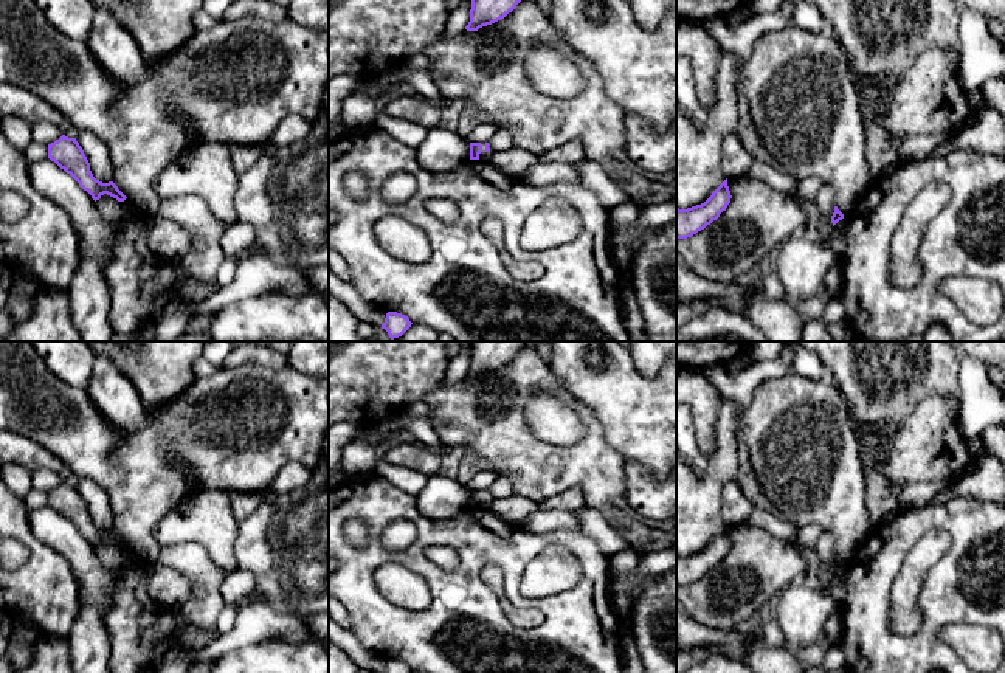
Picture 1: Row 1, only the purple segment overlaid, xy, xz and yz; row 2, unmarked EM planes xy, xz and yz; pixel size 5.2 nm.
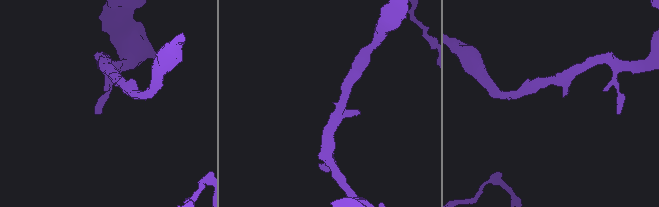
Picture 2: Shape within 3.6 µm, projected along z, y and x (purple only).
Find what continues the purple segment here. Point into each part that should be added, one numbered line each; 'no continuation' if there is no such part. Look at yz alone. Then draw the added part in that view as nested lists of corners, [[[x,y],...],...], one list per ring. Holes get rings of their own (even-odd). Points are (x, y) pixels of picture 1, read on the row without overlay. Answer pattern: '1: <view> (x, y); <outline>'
no continuation

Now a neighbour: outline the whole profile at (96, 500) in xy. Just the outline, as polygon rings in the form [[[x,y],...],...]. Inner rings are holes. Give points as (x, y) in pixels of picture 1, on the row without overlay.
[[[78,478],[76,488],[82,495],[93,524],[102,530],[112,529],[112,507],[109,495],[93,481]]]

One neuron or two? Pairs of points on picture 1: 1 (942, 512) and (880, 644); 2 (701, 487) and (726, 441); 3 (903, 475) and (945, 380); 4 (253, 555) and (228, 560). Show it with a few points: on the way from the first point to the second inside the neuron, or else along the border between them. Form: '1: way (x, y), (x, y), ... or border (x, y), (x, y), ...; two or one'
1: way (906, 537), (892, 551), (877, 576), (877, 608); one
2: way (712, 476), (723, 465), (726, 452); one
3: border (959, 402), (943, 396), (926, 396), (908, 417); two
4: border (241, 523), (234, 545), (234, 566); two

